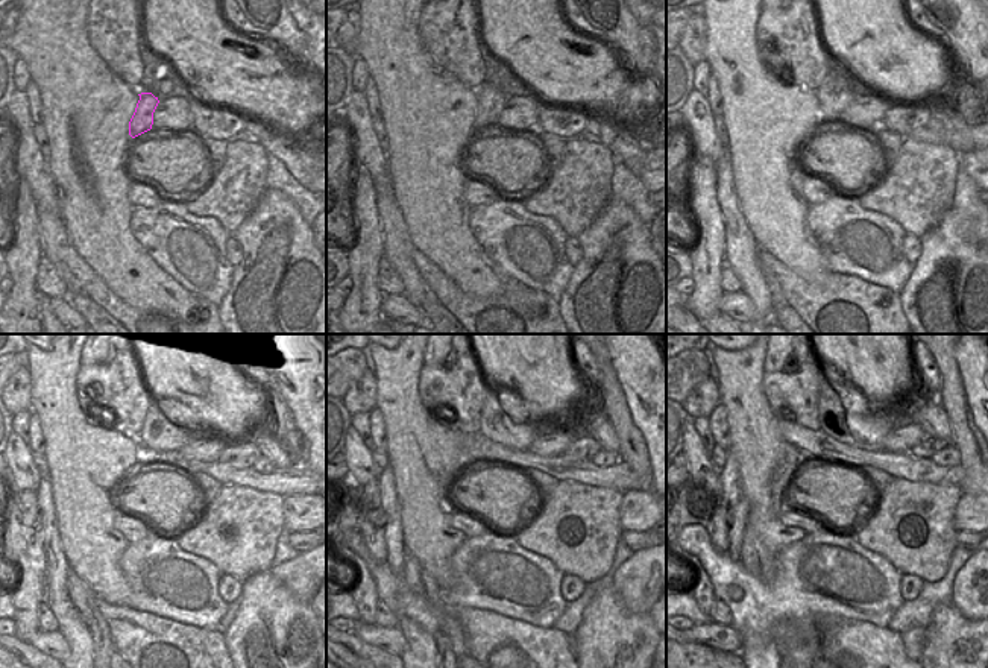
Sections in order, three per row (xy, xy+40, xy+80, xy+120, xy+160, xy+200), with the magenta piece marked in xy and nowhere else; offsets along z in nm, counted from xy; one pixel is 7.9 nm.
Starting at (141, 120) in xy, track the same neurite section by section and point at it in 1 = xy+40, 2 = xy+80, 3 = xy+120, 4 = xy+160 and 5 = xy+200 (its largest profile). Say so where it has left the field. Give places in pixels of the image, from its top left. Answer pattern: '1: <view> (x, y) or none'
1: xy+40 (490, 102)
2: xy+80 (833, 96)
3: xy+120 (158, 433)
4: xy+160 (495, 424)
5: xy+200 (867, 431)

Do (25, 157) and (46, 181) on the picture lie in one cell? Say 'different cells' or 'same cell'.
same cell

